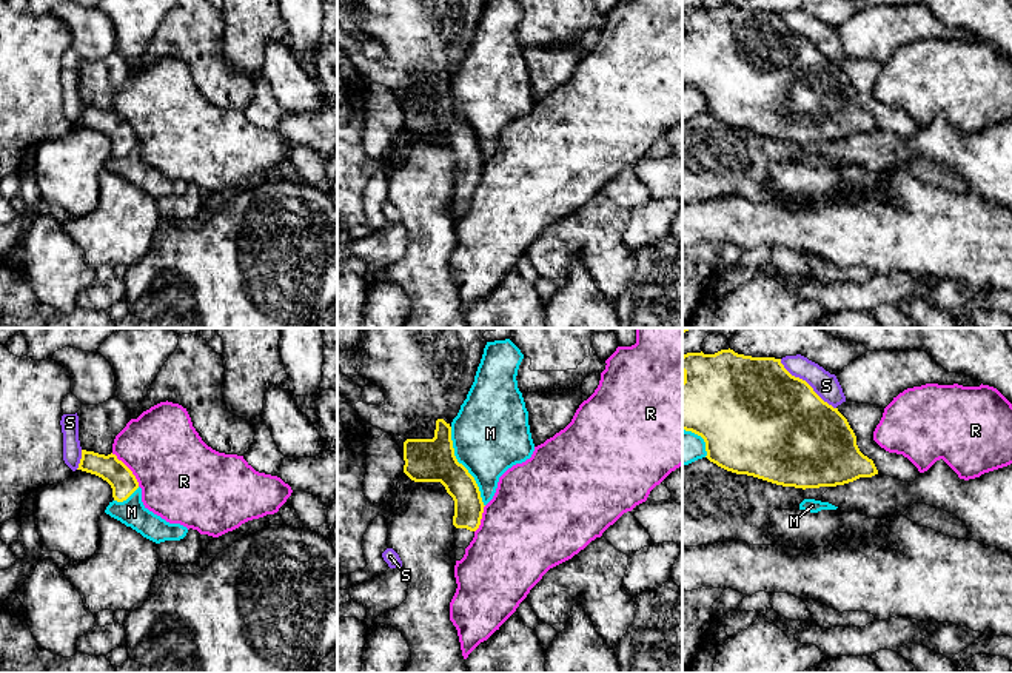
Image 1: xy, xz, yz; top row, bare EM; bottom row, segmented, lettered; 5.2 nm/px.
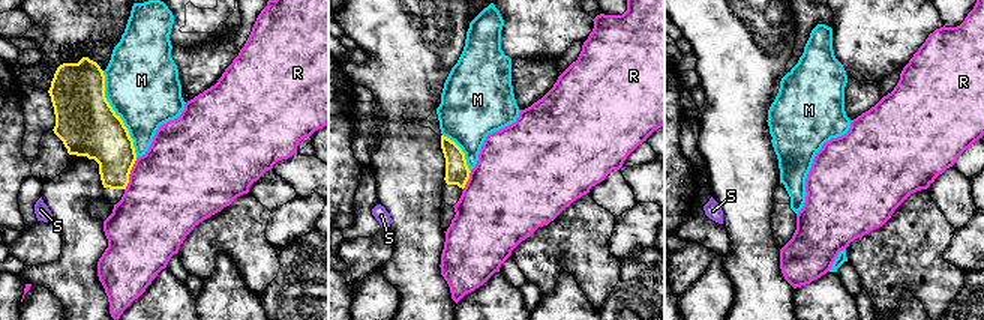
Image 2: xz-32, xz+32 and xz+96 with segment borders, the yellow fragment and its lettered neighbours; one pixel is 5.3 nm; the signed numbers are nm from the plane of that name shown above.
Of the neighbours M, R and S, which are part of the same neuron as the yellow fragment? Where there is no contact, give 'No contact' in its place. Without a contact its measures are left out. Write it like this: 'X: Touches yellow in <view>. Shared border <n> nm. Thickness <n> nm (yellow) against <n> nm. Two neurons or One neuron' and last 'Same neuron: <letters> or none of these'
M: Touches yellow in xz. Shared border 460 nm. Thickness 220 nm (yellow) against 400 nm. Two neurons
R: Touches yellow in xy. Shared border 220 nm. Thickness 140 nm (yellow) against 420 nm. Two neurons
S: Touches yellow in yz. Shared border 400 nm. Thickness 500 nm (yellow) against 140 nm. Two neurons
Same neuron: none of these

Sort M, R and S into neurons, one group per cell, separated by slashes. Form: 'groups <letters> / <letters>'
groups M / R / S

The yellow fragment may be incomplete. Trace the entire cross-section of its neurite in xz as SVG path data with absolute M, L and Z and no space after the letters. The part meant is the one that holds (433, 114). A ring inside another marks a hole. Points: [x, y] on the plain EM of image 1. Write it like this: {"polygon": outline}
{"polygon": "M437 74L433 94L407 94L404 116L404 128L411 136L441 137L453 152L454 216L461 216L481 180L485 160L474 132L454 111L450 79Z"}

